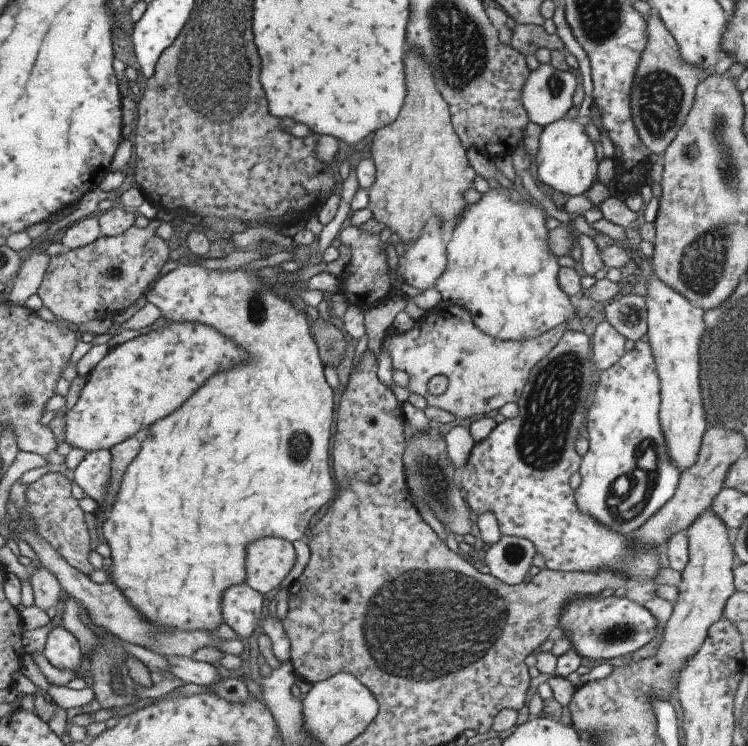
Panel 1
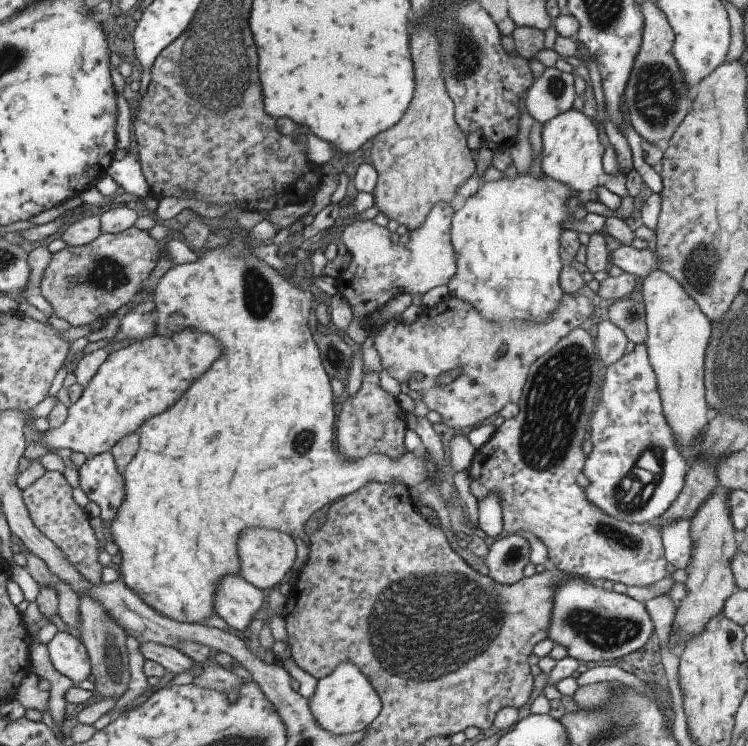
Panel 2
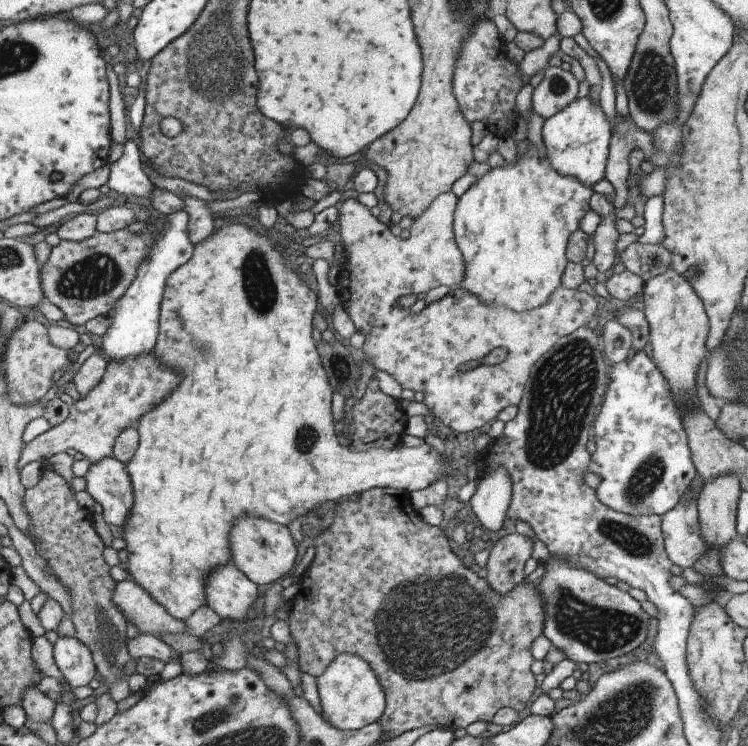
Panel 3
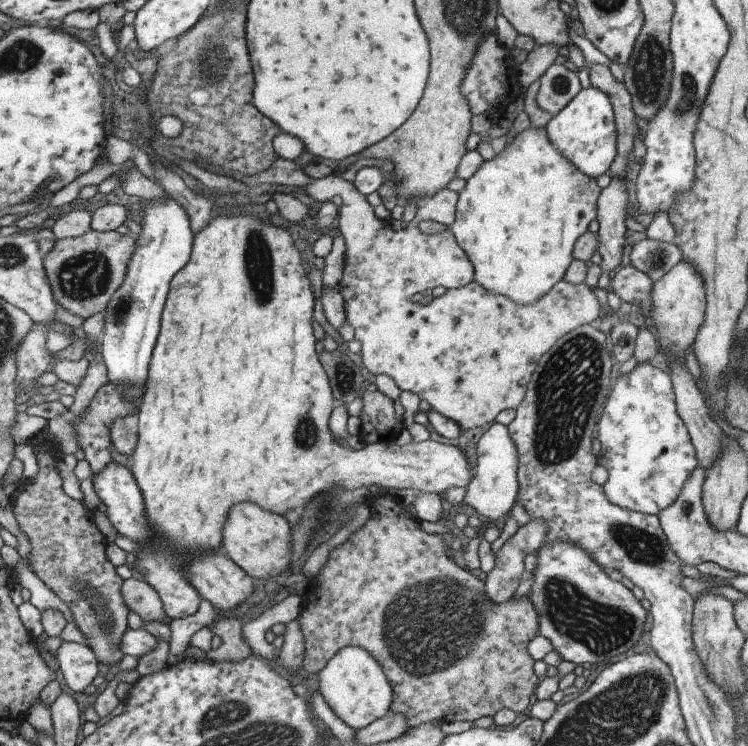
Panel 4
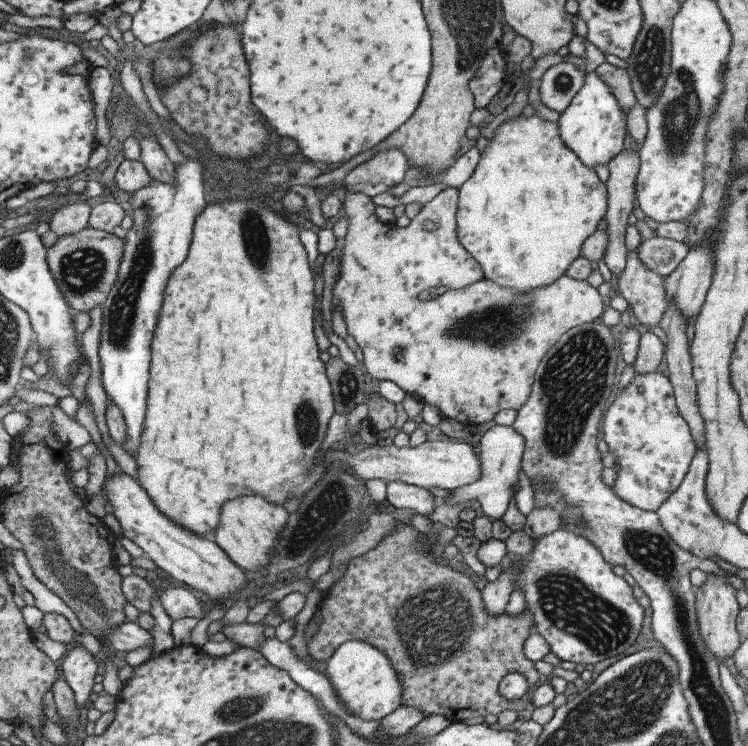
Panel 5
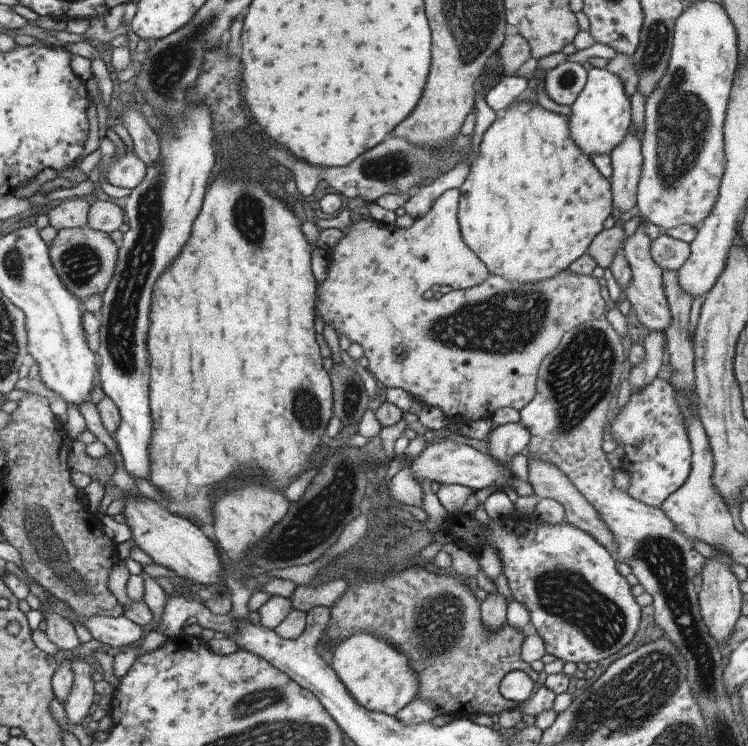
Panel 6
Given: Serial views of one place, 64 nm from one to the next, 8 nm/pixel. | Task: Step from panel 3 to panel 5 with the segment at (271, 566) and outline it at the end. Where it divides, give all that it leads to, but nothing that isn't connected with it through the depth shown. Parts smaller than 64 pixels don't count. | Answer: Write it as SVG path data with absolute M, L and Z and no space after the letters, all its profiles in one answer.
M249 495L237 497L222 504L219 524L214 530L213 543L215 543L228 559L243 571L255 572L265 570L276 538L285 526L287 514L281 505L274 505L263 500L263 497Z

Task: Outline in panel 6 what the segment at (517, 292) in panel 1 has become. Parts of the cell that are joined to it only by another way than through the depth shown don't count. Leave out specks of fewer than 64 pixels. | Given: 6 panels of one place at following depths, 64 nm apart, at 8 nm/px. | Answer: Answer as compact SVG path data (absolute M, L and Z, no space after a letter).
M525 93L523 96L519 96L512 104L505 108L503 112L497 113L495 120L491 125L487 127L481 137L481 141L479 144L479 152L477 152L477 159L471 164L469 168L469 172L463 181L463 183L458 187L458 207L456 210L456 219L458 222L458 227L460 230L461 240L467 245L467 248L483 262L485 268L487 268L487 272L489 275L497 275L498 277L502 277L506 281L515 281L518 283L534 283L537 281L542 281L545 279L550 279L552 276L555 276L558 272L565 270L576 258L579 258L583 253L586 252L587 246L591 242L591 239L602 229L601 224L603 224L603 220L610 216L612 210L612 198L610 195L610 186L609 181L604 176L599 174L599 171L593 166L593 163L587 158L577 147L576 144L570 139L568 135L568 128L566 123L566 118L564 114L554 114L548 110L541 108L537 103L536 106L531 106L529 100L525 98Z

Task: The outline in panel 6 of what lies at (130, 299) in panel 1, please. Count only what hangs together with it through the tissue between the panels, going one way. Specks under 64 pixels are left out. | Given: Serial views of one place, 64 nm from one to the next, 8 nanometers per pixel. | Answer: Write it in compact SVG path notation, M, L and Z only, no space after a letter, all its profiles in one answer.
M87 226L59 229L48 246L48 257L55 274L63 286L79 301L83 302L87 296L95 293L101 294L111 280L117 260L118 247L111 241L106 232L98 231Z

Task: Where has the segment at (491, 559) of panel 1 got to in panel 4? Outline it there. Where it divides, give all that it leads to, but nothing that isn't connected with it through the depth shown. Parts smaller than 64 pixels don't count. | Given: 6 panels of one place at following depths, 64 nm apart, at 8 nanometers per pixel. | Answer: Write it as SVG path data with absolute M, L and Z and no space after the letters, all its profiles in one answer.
M540 519L529 520L525 526L508 533L502 545L494 552L493 568L486 574L484 591L486 597L494 603L502 603L509 599L517 585L526 577L523 569L523 558L527 554L535 554L543 546L546 526Z

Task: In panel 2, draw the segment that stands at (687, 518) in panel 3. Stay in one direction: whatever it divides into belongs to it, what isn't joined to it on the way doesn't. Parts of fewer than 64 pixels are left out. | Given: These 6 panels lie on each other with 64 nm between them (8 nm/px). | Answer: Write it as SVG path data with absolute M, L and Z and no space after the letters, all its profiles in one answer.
M690 520L670 521L660 530L664 559L677 570L684 569L689 562L692 547L688 533Z

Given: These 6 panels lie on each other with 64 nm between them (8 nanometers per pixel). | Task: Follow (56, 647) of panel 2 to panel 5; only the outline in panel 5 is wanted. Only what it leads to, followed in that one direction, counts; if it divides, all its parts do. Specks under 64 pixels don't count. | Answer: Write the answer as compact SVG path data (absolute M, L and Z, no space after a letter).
M82 646L69 648L64 653L61 660L62 676L72 690L76 707L80 710L89 693L95 689L93 678L97 674L97 664L91 653Z

